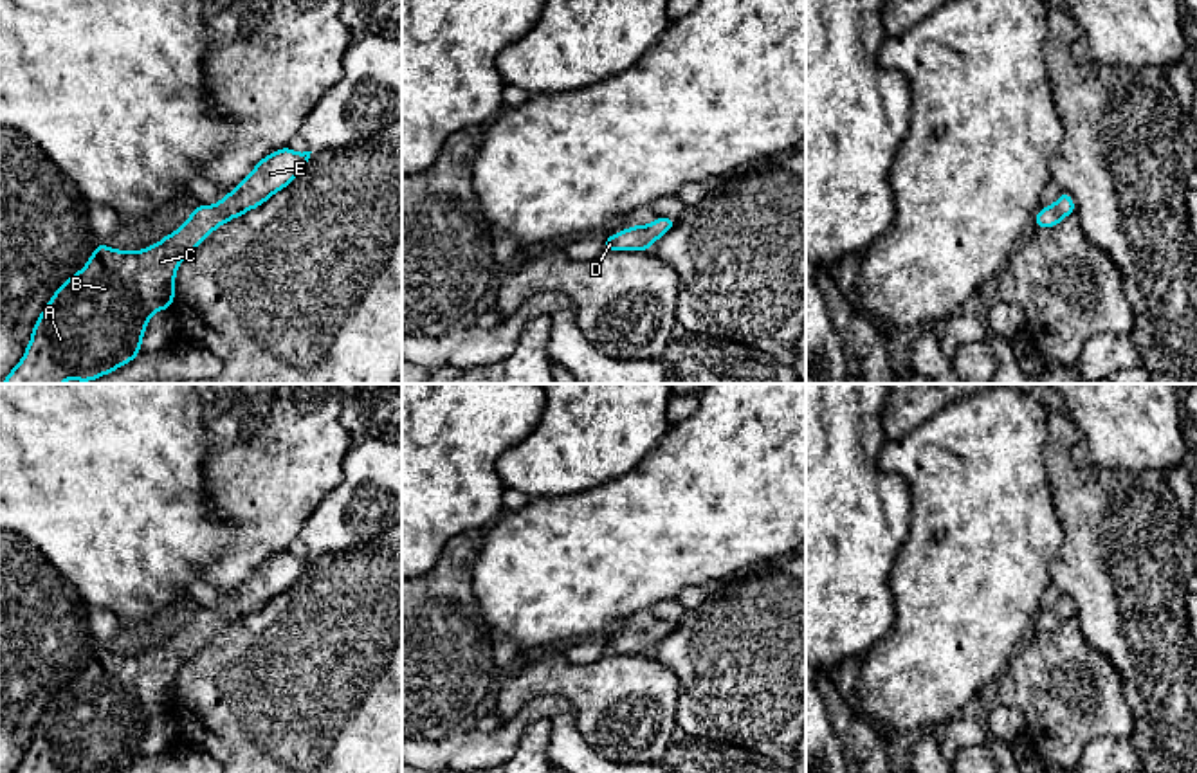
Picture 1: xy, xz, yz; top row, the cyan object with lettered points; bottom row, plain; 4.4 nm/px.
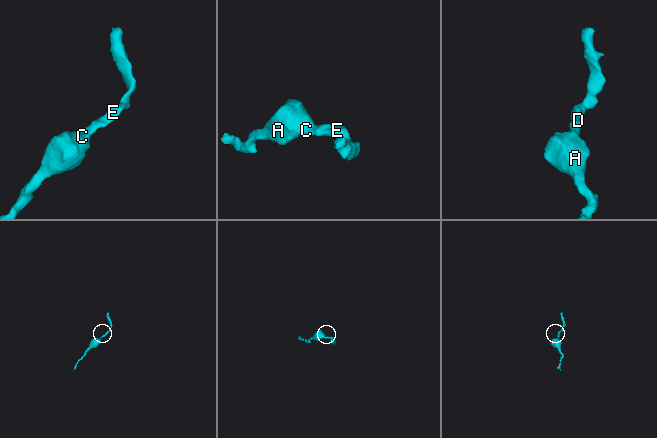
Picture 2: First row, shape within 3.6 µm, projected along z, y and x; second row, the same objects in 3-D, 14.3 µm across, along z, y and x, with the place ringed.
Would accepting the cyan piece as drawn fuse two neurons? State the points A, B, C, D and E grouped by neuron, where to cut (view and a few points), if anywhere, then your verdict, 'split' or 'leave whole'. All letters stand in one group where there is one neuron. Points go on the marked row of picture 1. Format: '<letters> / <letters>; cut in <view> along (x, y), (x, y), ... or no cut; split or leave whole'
A B C D E; no cut; leave whole

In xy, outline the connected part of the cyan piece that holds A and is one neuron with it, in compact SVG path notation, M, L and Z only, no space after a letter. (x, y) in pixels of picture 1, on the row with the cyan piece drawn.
M288 146L263 157L249 177L234 186L220 202L193 207L191 216L171 234L142 250L117 250L97 241L87 265L72 274L50 297L32 326L31 342L22 360L11 369L2 384L63 384L69 378L92 382L132 362L141 351L142 335L155 312L168 310L175 299L175 276L182 259L220 225L265 204L274 193L287 187L303 171L312 151L297 153Z

